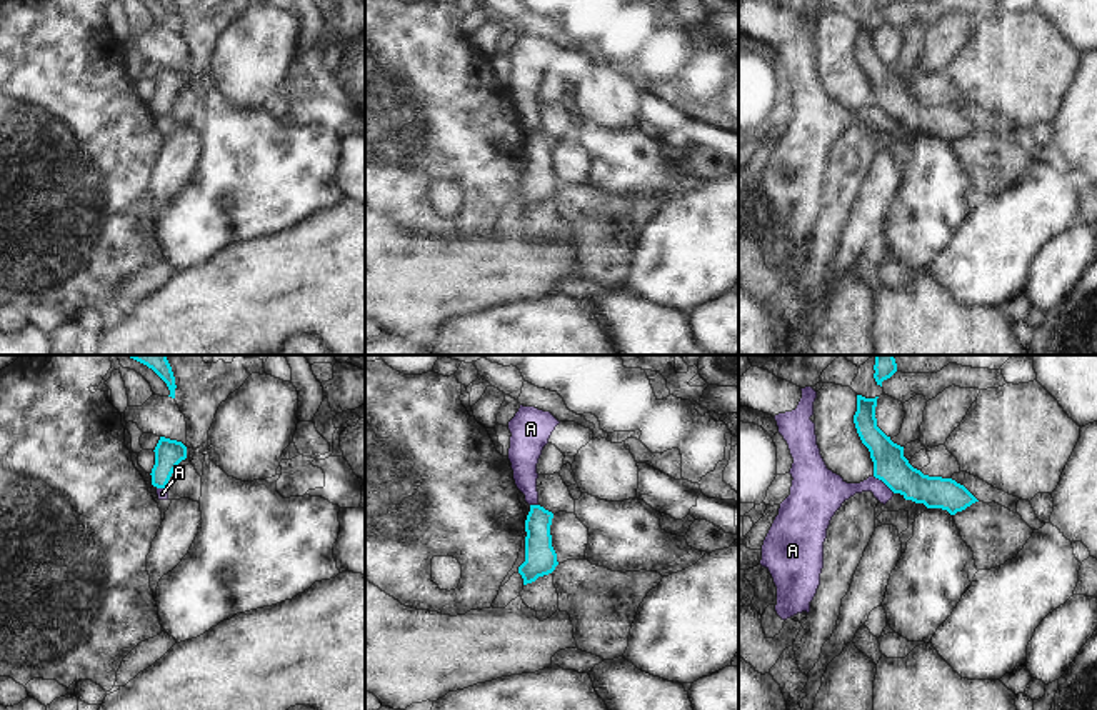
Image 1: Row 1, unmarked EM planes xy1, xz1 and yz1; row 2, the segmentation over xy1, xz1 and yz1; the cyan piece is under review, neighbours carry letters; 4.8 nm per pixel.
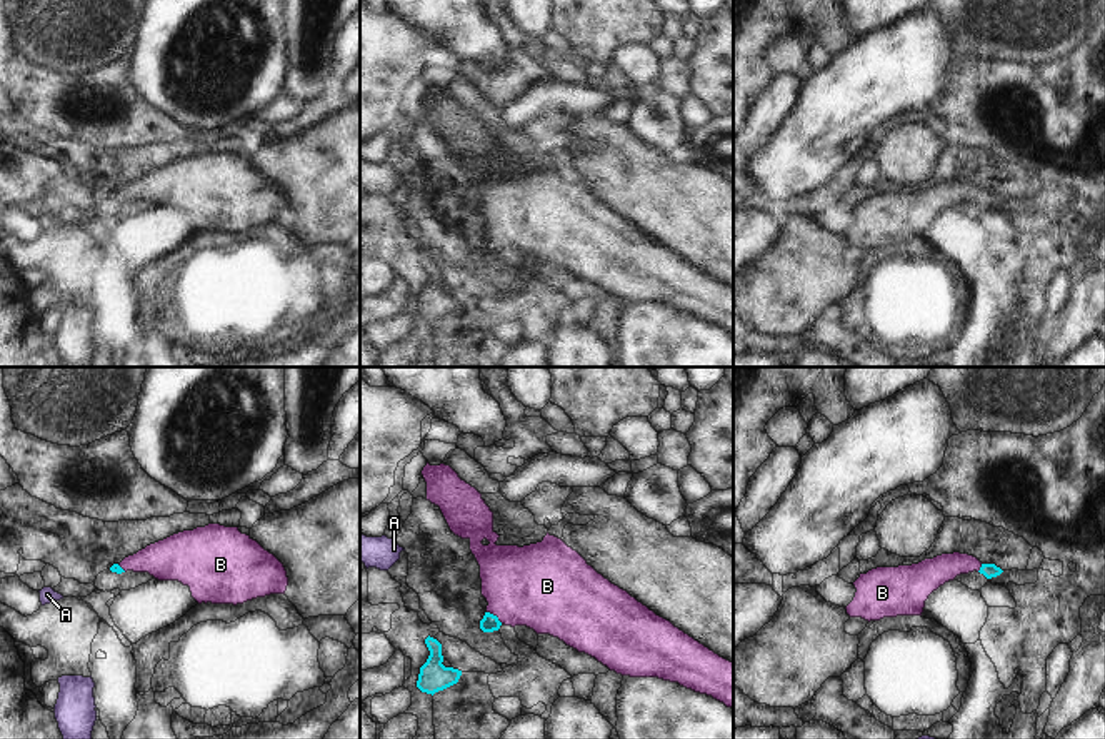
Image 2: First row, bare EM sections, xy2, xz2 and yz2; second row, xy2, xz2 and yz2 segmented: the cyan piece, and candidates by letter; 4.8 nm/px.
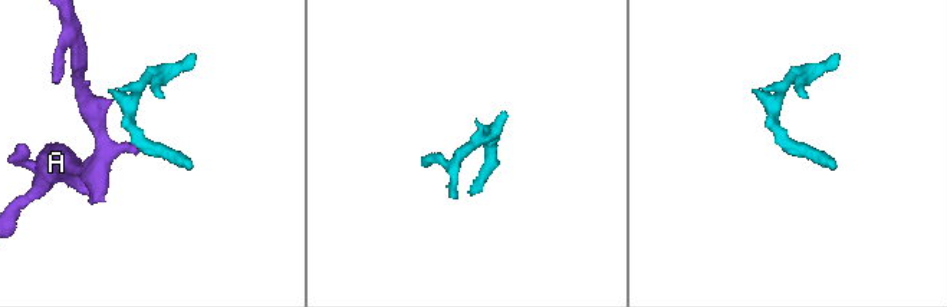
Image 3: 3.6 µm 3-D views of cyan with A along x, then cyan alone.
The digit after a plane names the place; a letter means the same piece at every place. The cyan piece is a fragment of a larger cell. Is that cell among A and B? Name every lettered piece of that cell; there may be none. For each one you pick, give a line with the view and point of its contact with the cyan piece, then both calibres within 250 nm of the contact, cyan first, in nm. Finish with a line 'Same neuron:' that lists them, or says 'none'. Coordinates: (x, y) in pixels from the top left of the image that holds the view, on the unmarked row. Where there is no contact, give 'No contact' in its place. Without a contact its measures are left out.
B: Touches cyan at xz2 (495, 242). Thickness 90 nm (cyan) against 400 nm
Same neuron: B

